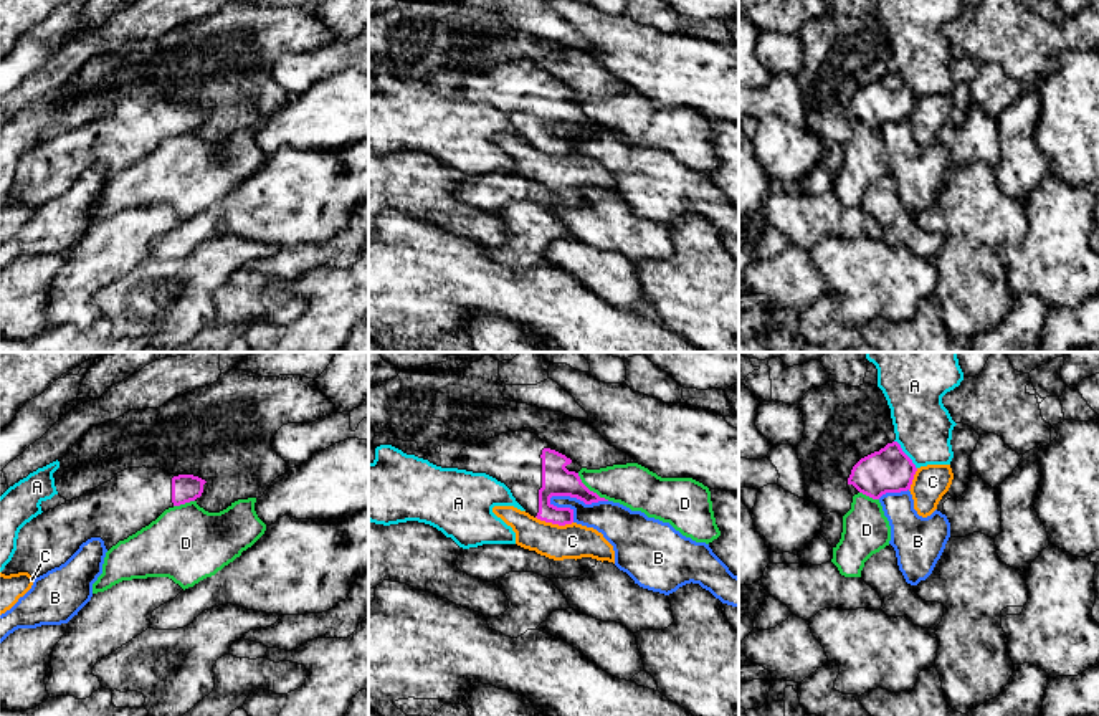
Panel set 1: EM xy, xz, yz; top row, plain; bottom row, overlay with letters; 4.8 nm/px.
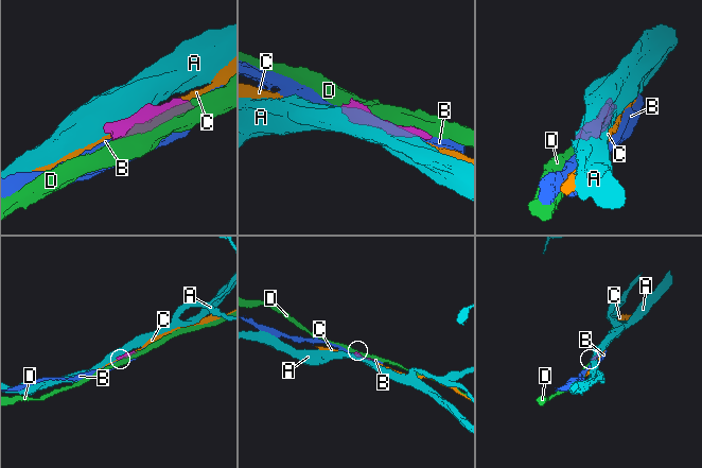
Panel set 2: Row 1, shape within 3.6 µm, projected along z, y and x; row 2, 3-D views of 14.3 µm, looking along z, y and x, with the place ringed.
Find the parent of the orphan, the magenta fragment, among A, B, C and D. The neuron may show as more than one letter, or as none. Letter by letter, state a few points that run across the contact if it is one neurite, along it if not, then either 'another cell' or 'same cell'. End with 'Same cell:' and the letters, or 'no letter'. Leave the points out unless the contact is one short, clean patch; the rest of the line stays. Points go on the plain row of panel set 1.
A: another cell
B: another cell
C: another cell
D: another cell
Same cell: no letter

